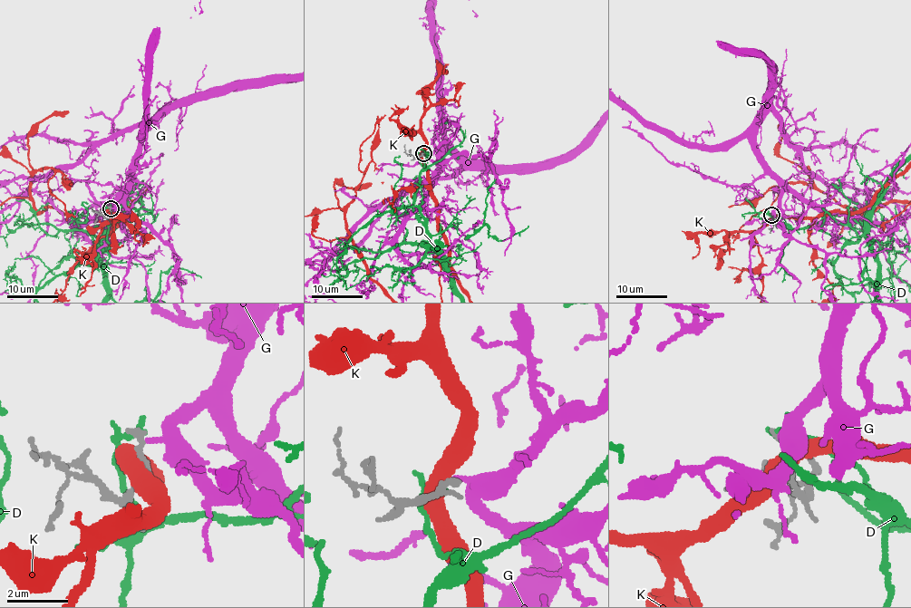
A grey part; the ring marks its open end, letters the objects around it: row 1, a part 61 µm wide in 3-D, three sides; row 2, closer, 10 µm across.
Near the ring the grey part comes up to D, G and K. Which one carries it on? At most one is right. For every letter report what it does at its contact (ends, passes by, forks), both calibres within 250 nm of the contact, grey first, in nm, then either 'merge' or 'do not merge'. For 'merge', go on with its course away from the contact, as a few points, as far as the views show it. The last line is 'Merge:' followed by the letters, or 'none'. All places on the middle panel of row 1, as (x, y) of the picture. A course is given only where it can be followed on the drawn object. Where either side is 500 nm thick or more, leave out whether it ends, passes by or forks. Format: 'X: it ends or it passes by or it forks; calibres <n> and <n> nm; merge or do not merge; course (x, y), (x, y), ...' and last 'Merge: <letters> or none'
D: it passes by; calibres 220 and 200 nm; do not merge
G: it ends; calibres 240 and 280 nm; merge
K: it passes by; calibres 280 and 480 nm; do not merge
Merge: G

